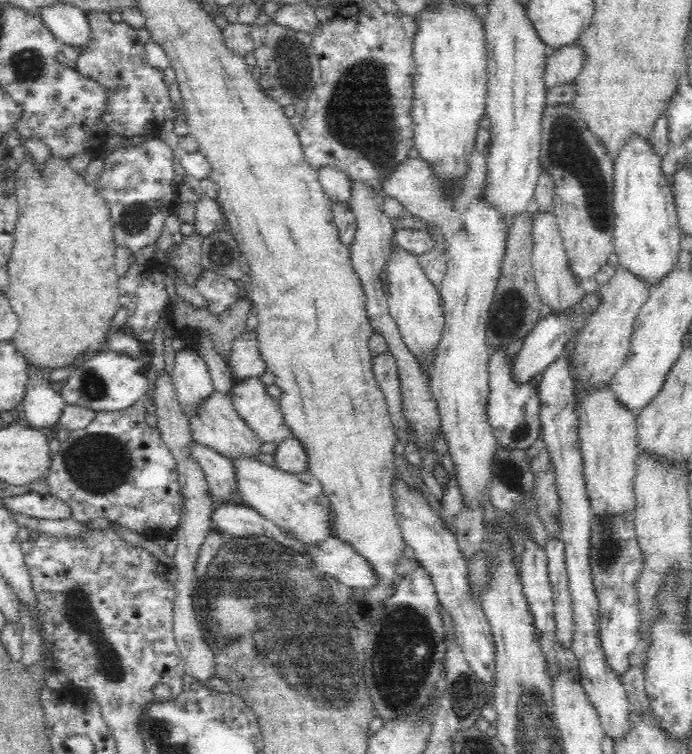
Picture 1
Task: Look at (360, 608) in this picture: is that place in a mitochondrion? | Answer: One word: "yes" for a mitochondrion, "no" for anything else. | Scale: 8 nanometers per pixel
yes

